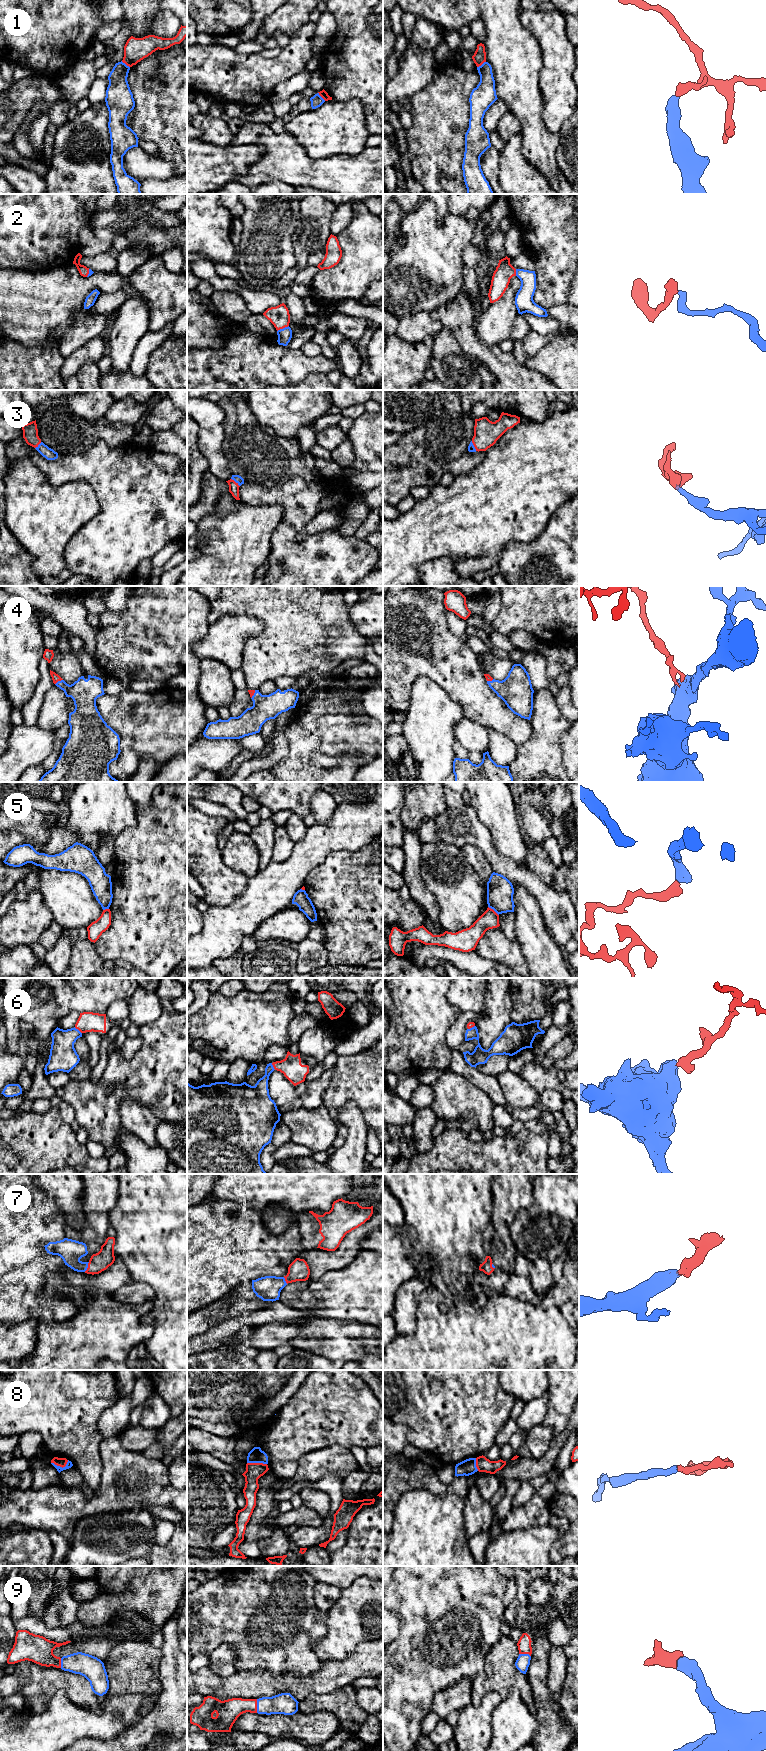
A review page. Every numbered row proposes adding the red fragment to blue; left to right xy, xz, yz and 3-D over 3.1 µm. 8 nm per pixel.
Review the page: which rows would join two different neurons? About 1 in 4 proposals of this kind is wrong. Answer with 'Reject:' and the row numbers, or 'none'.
Reject: 1, 5

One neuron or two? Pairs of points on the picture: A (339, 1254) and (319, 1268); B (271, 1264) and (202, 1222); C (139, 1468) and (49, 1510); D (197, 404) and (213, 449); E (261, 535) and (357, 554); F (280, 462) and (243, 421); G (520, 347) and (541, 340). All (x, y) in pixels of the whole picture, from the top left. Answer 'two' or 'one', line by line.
A: one
B: one
C: one
D: one
E: two
F: one
G: one

